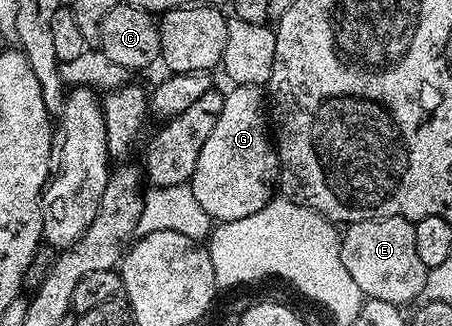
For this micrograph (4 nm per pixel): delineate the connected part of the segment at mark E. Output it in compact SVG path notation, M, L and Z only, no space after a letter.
M391 216L348 223L341 234L341 259L343 268L347 268L351 280L359 284L366 299L383 300L405 308L408 302L416 303L416 298L420 299L425 293L429 270L423 260L419 260L419 251L415 248L415 225L407 218Z

